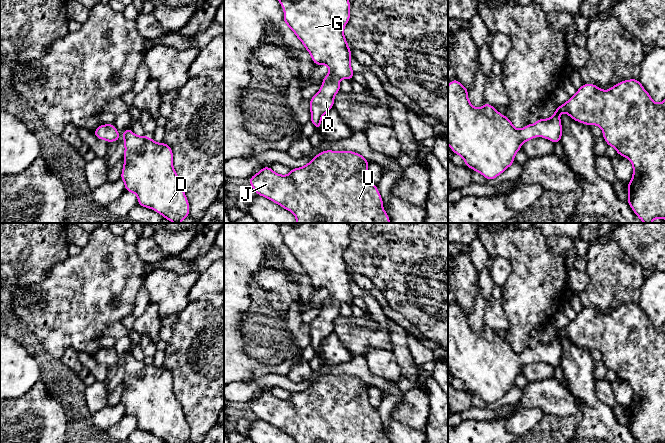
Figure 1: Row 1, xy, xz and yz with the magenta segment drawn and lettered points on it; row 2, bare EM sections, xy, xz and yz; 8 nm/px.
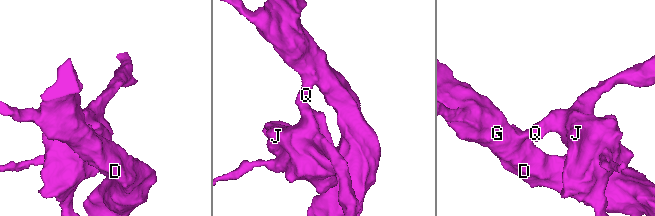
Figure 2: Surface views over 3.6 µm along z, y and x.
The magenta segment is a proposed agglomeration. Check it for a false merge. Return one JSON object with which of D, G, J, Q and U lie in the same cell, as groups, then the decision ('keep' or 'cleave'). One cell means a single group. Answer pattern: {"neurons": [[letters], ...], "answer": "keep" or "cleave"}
{"neurons": [["D", "G", "J", "Q", "U"]], "answer": "keep"}

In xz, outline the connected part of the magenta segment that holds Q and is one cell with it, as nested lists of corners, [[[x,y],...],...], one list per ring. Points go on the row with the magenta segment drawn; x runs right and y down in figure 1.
[[[277,0],[284,10],[283,20],[302,42],[316,65],[327,65],[329,73],[323,78],[320,90],[310,99],[310,122],[321,127],[322,117],[333,108],[334,97],[340,91],[341,79],[352,80],[352,52],[344,37],[344,27],[350,20],[349,0]]]

